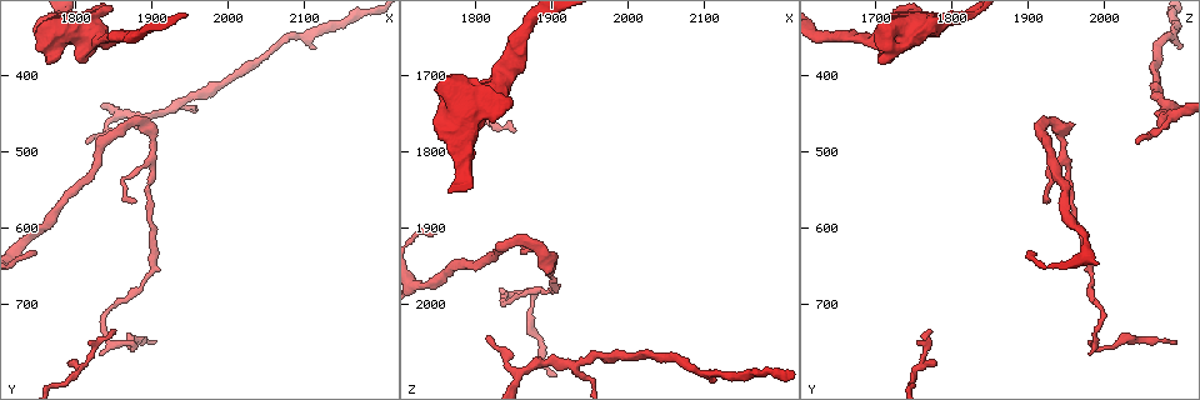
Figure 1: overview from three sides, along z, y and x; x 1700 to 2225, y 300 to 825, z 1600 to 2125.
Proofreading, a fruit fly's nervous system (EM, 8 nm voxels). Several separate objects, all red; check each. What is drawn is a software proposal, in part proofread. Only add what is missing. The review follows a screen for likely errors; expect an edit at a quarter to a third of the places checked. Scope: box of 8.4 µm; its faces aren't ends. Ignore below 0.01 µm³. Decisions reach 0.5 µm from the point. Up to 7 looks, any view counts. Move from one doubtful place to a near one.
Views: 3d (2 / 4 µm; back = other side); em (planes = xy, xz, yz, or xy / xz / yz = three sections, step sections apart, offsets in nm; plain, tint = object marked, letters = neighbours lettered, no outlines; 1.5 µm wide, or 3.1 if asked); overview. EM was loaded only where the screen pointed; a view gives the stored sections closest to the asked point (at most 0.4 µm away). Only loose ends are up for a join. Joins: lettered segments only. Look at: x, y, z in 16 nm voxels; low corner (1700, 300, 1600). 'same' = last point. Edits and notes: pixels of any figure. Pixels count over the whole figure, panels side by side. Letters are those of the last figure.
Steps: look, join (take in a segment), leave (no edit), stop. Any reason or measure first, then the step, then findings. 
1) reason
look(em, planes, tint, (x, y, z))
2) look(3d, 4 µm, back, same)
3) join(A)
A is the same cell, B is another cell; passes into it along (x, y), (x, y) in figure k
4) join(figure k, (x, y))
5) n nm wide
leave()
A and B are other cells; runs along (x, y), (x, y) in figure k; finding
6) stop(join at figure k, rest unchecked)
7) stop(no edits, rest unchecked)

stops while still wide
look(em, planes, tint, (1770, 385, 1705))

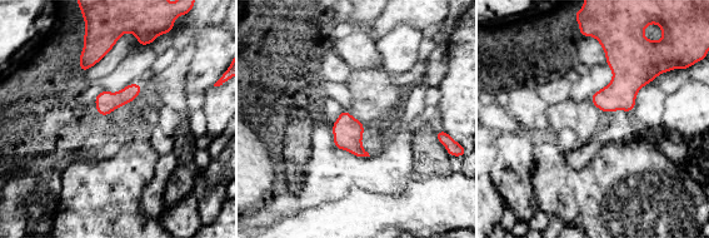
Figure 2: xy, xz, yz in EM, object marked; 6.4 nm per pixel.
what lies round it
look(em, planes, letters, same)

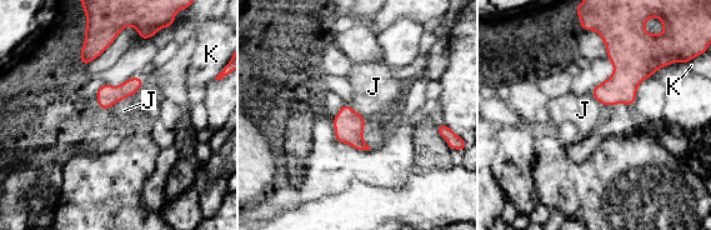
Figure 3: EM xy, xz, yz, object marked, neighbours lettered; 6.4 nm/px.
leave()
J and K are other cells; border along (134, 94), (109, 108) in figure 3; no lettered segment goes on from it

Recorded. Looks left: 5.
tapers out
look(em, yz, step 4, letters, (1880, 565, 1925))

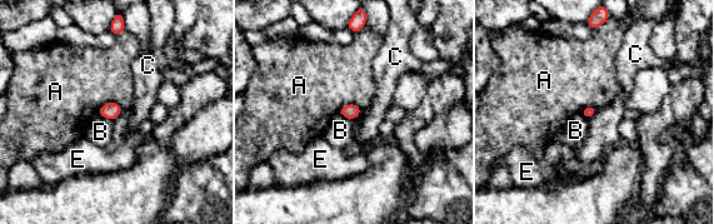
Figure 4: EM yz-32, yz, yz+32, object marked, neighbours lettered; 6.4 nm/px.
another direction
look(em, planes, letters, same)

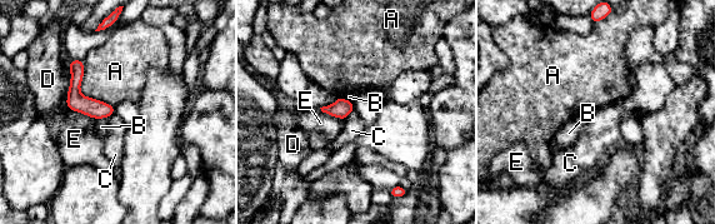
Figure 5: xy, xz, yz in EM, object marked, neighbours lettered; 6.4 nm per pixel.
leave()
A, B, C, D and E are other cells; runs along (71, 64), (75, 93), (111, 110) in figure 5; none of them fits

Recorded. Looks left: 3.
long arm stops here
look(em, yz, step 8, tint, (1745, 635, 1905))

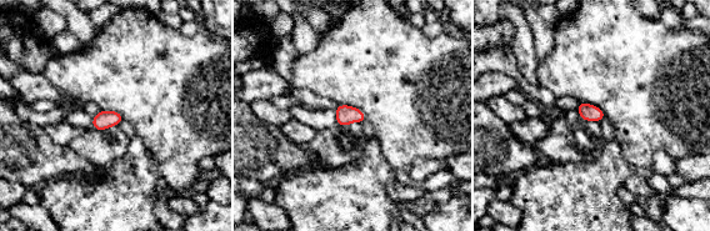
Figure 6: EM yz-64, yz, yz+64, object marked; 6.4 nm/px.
cut it another way
look(em, planes, tint, same)

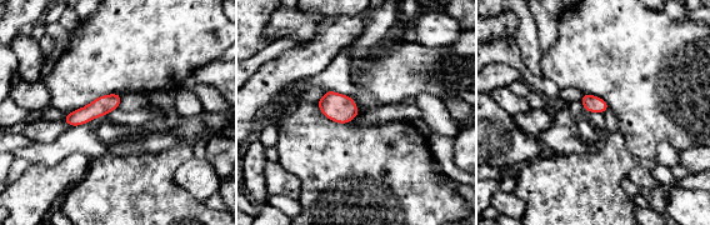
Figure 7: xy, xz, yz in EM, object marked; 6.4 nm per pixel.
look(em, planes, letters, same)

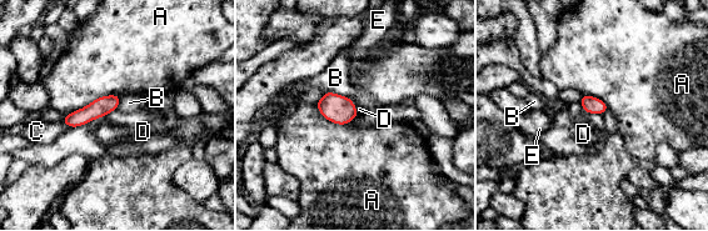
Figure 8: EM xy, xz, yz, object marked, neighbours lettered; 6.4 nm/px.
leave()
A, B, C, D and E are other cells; border along (115, 109), (85, 124), (69, 127) in figure 8; none of them fits

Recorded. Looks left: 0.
stop(no edits, rest unchecked)

